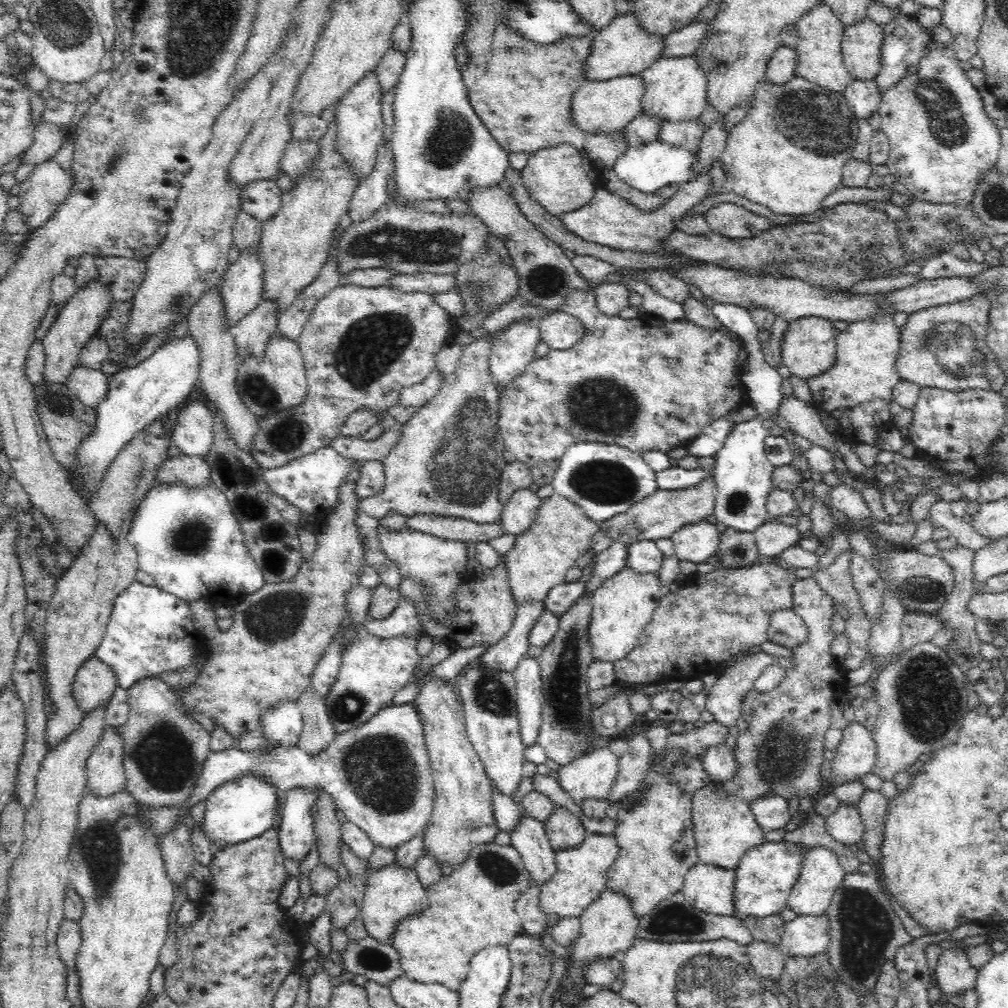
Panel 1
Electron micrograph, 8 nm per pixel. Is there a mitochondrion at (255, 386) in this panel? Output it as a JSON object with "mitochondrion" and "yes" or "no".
{"mitochondrion":"yes"}

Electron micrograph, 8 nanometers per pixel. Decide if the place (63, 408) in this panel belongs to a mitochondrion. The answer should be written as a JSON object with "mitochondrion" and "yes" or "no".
{"mitochondrion":"yes"}

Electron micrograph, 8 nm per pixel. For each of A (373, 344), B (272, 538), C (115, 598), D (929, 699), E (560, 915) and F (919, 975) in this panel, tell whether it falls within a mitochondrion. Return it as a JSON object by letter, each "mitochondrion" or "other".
{"A":"mitochondrion","B":"mitochondrion","C":"other","D":"mitochondrion","E":"other","F":"other"}

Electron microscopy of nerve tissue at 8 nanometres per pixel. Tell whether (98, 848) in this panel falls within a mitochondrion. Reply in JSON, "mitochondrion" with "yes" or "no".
{"mitochondrion":"yes"}

